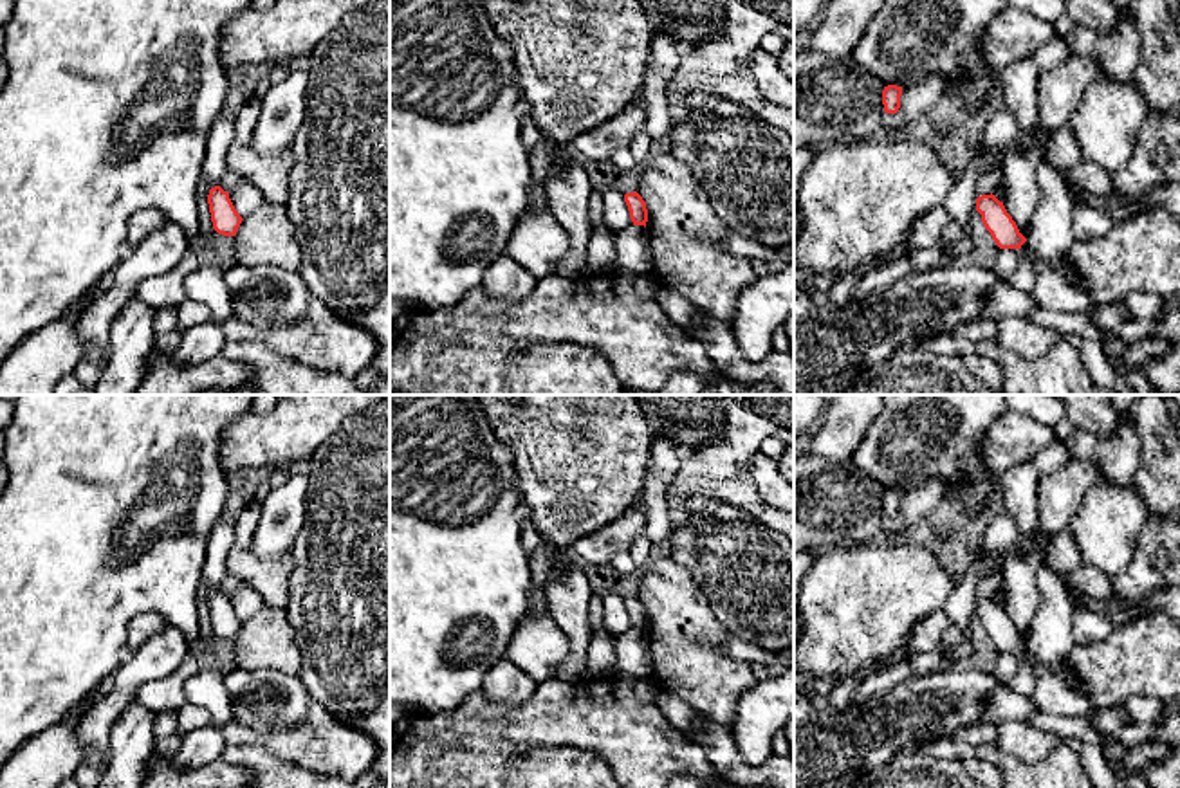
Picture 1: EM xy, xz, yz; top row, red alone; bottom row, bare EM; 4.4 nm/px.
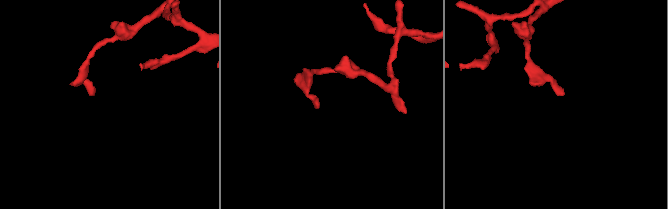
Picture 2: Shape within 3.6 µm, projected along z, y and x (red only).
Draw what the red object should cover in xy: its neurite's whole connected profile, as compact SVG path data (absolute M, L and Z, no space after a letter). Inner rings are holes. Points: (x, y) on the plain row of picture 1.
M215 590L209 593L207 608L213 633L224 640L235 640L244 622L235 613L229 597Z

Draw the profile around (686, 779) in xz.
M684 772L684 774L671 777L666 788L709 788L709 784L705 783L704 777Z

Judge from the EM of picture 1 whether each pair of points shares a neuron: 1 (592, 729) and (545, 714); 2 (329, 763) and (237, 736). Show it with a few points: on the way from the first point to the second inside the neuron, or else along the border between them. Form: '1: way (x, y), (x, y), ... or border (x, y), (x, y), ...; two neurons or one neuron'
1: way (581, 718), (578, 714), (556, 714); one neuron
2: way (305, 743), (260, 738); one neuron

